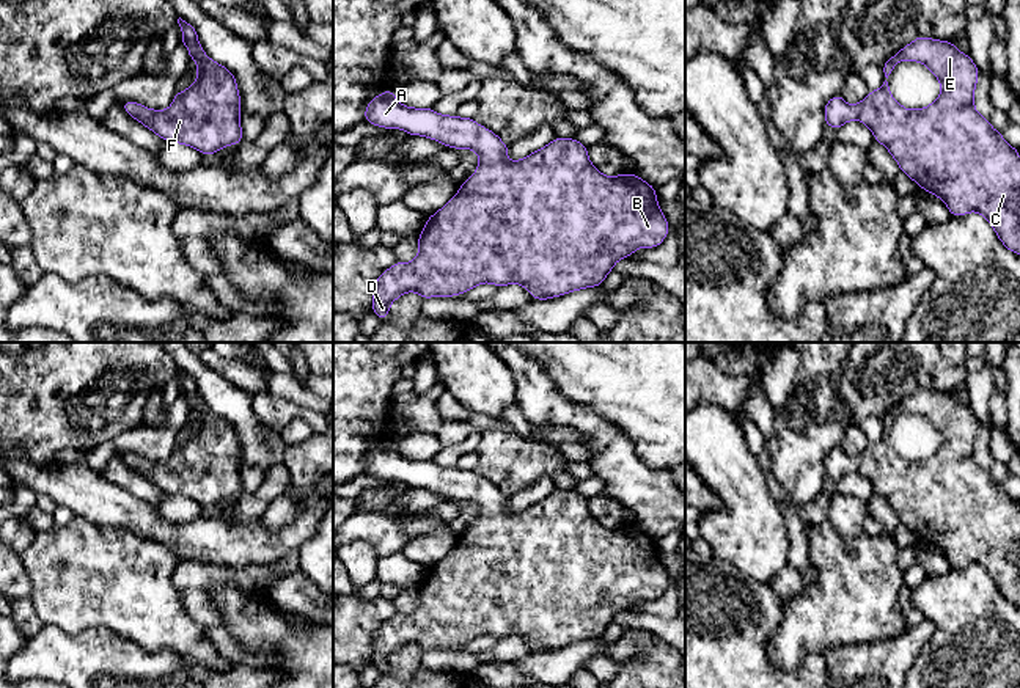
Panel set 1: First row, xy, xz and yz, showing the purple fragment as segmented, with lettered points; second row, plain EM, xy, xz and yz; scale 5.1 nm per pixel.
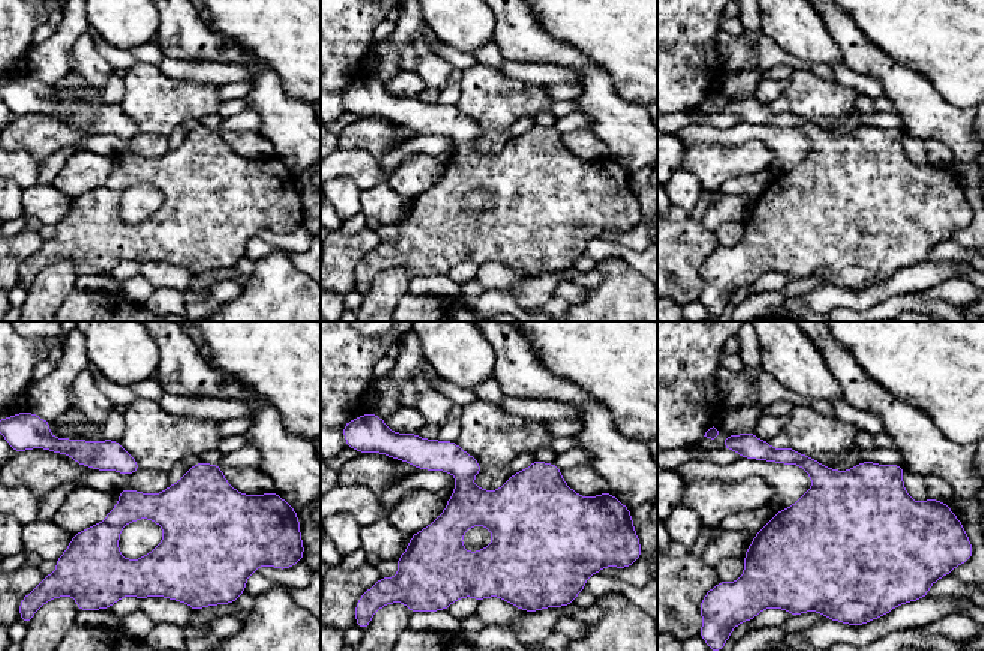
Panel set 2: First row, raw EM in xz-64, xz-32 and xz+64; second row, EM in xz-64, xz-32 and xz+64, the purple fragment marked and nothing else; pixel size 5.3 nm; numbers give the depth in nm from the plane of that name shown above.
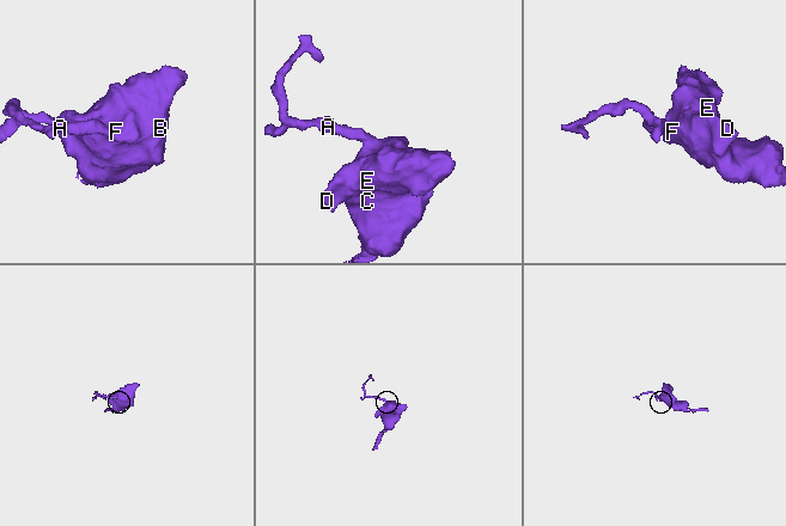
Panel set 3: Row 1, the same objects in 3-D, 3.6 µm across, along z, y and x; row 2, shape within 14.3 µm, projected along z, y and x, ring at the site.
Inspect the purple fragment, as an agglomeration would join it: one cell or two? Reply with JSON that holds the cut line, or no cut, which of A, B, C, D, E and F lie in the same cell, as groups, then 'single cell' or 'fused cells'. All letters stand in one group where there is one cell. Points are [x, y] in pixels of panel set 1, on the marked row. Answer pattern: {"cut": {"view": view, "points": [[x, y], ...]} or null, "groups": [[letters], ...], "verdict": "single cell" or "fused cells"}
{"cut": null, "groups": [["A", "B", "C", "D", "E", "F"]], "verdict": "single cell"}

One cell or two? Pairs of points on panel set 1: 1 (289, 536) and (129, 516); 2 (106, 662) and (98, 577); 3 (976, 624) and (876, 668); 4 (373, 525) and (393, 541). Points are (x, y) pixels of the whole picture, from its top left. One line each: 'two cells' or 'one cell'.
1: one cell
2: two cells
3: one cell
4: one cell

